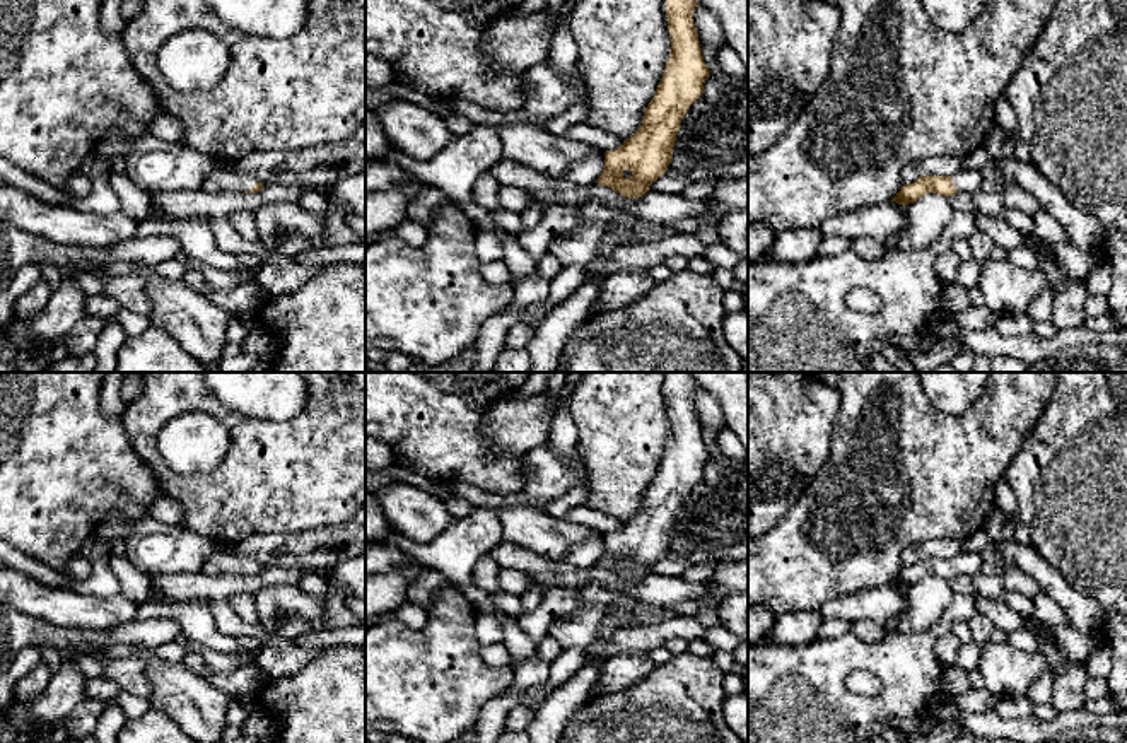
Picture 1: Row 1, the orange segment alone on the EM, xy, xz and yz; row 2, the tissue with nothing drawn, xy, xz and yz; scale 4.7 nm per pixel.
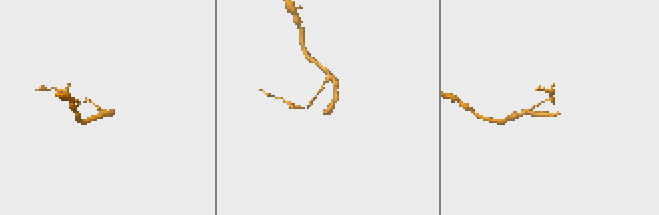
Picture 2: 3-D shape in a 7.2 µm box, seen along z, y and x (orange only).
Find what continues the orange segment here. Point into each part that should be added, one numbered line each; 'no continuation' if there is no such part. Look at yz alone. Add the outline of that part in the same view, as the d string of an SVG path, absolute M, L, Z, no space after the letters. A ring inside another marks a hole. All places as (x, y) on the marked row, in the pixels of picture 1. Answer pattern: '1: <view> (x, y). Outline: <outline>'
1: yz (967, 180). Outline: M961 169L960 173L953 174L951 179L958 193L973 195L982 188L982 174L978 169Z

